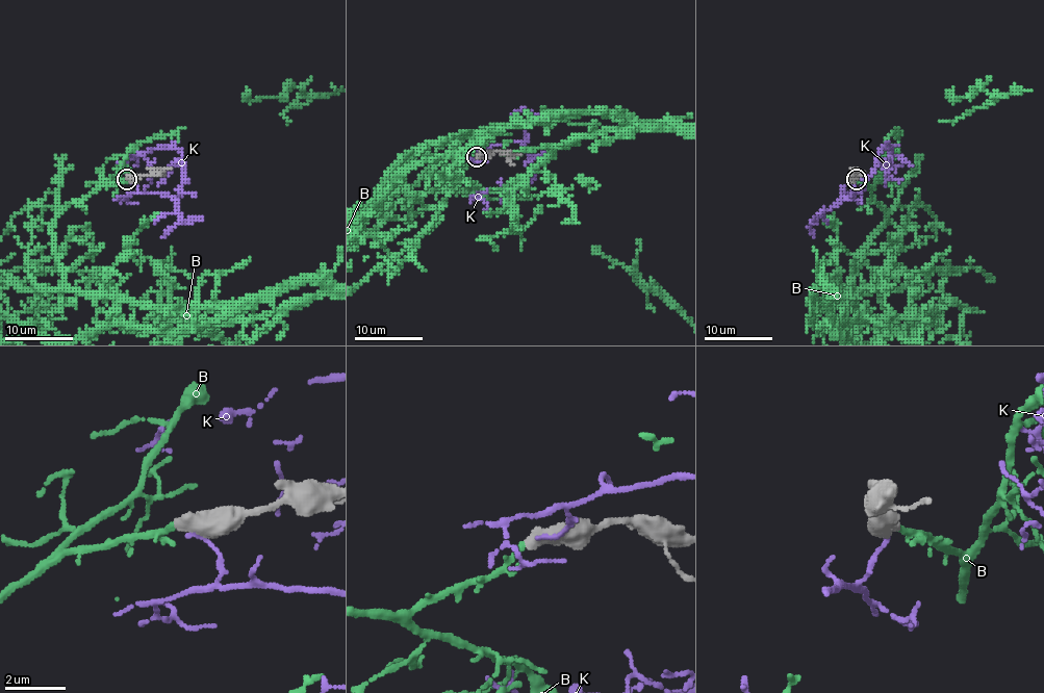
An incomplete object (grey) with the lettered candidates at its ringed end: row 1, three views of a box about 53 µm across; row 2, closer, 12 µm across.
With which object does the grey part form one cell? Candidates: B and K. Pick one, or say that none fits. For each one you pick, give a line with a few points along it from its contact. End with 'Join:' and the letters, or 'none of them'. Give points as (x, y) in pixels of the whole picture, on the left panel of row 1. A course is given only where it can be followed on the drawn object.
Join: B

